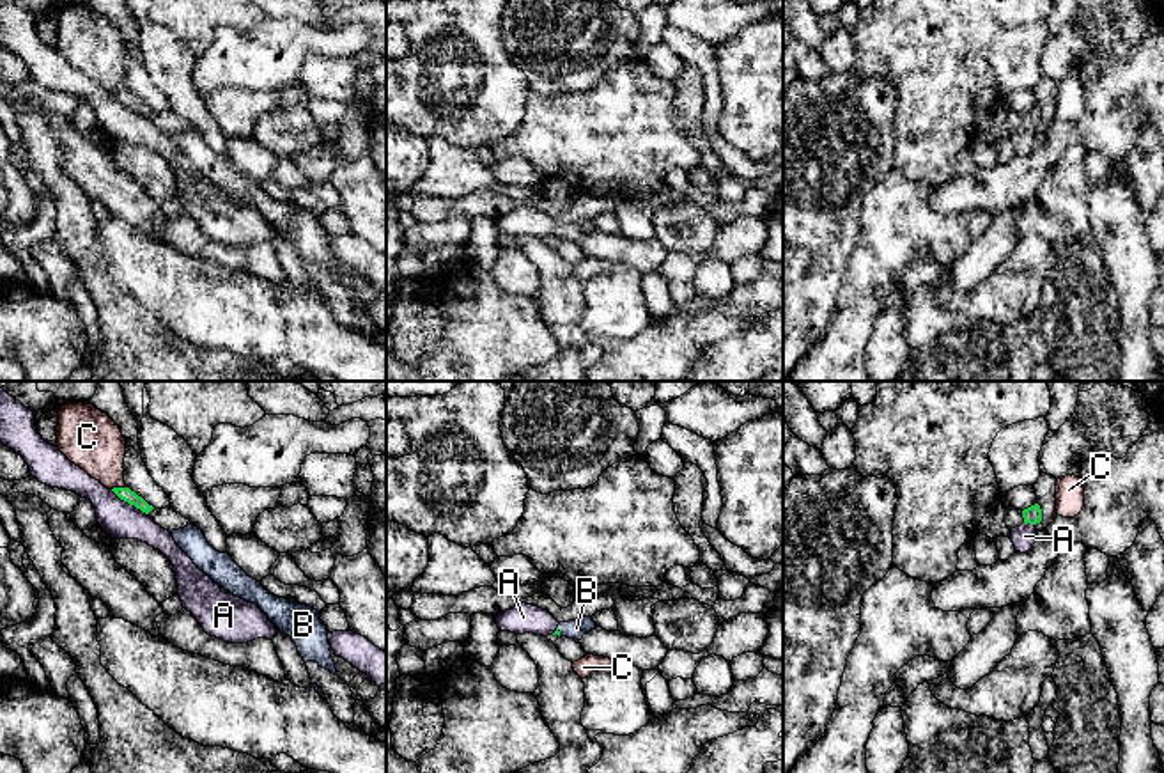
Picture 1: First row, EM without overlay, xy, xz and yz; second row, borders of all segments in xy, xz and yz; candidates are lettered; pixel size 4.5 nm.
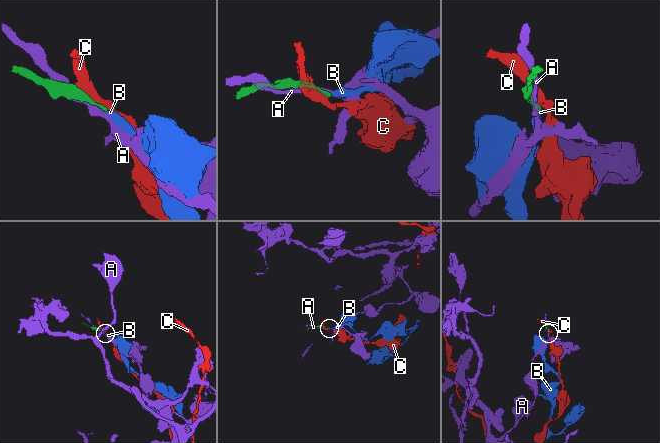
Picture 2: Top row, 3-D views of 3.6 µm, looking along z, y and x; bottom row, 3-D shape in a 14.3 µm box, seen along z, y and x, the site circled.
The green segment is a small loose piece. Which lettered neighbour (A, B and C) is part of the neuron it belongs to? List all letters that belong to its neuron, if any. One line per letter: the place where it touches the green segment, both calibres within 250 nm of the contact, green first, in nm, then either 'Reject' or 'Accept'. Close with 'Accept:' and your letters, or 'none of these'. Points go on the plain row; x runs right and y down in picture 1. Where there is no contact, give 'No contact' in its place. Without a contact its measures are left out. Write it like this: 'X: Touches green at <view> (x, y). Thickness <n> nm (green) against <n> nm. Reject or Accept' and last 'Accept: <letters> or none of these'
A: Touches green at xy (128, 105). Thickness 60 nm (green) against 170 nm. Reject
B: Touches green at xz (558, 234). Thickness 20 nm (green) against 80 nm. Accept
C: Touches green at xy (117, 91). Thickness 60 nm (green) against 260 nm. Reject
Accept: B

